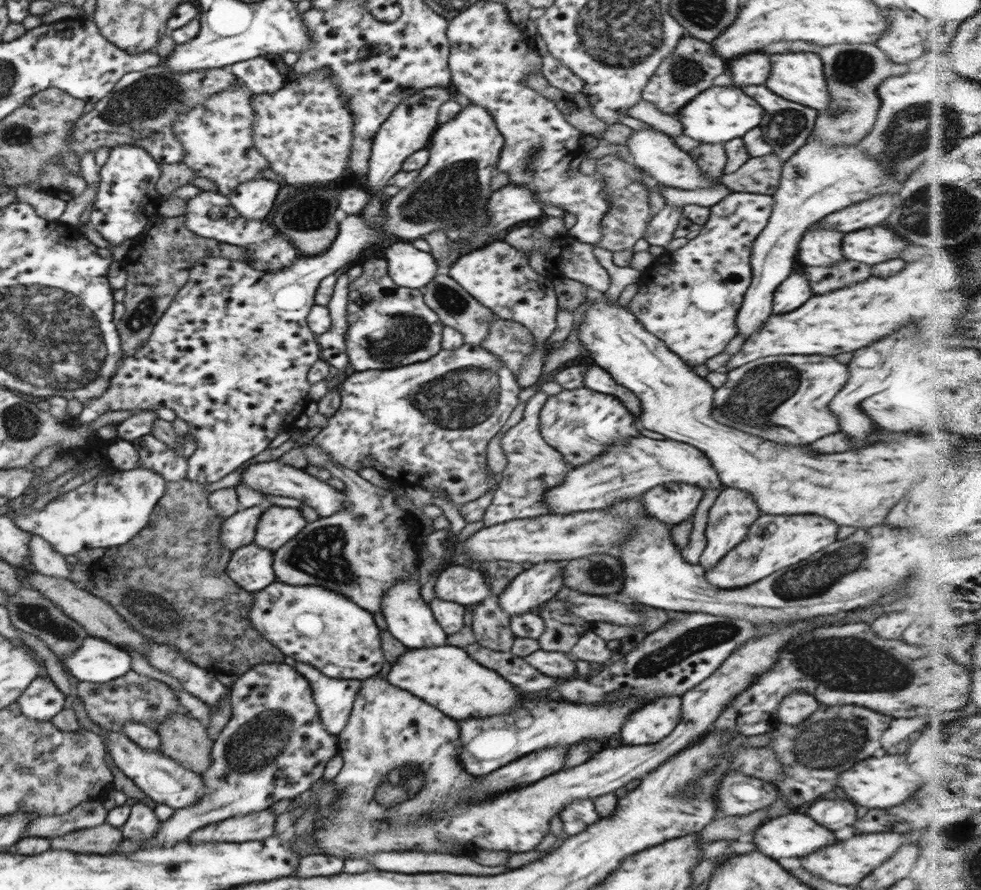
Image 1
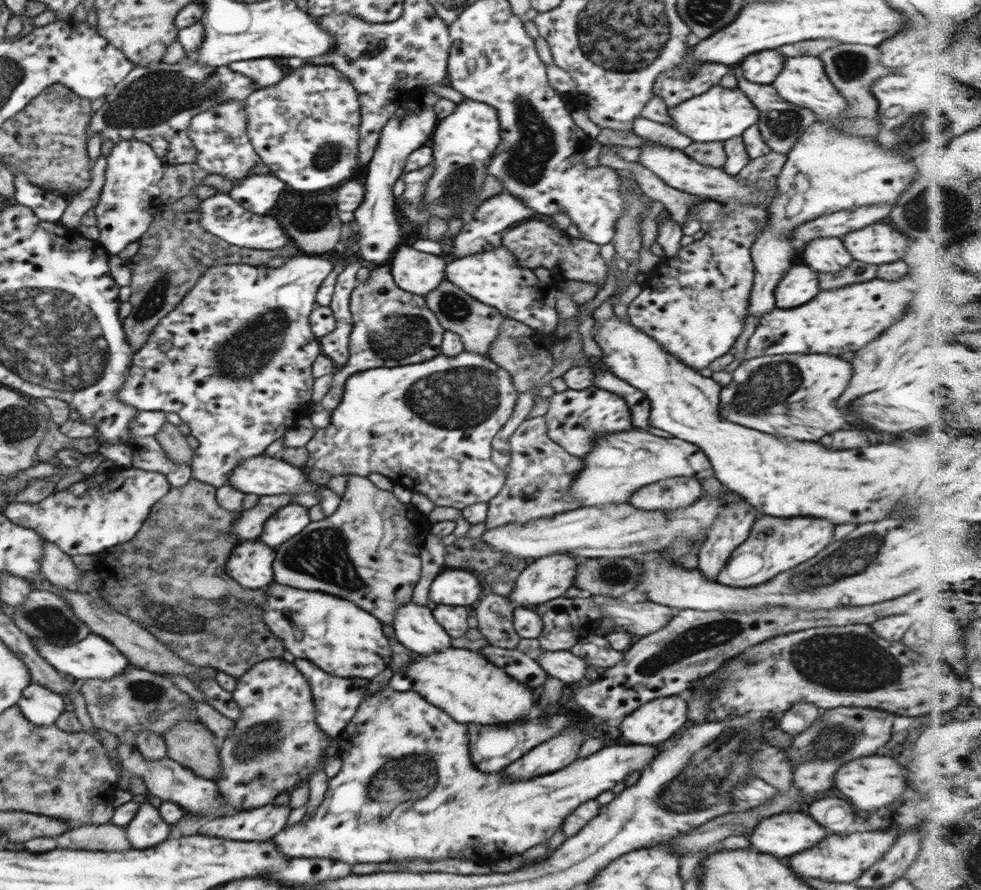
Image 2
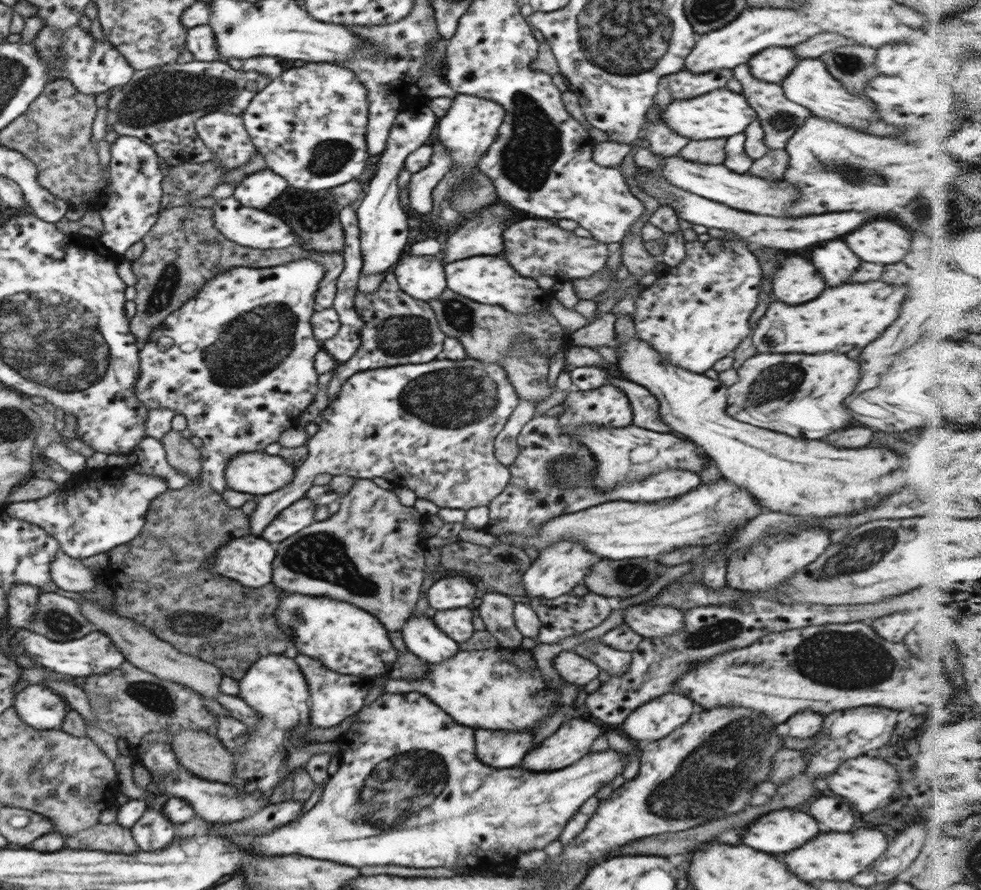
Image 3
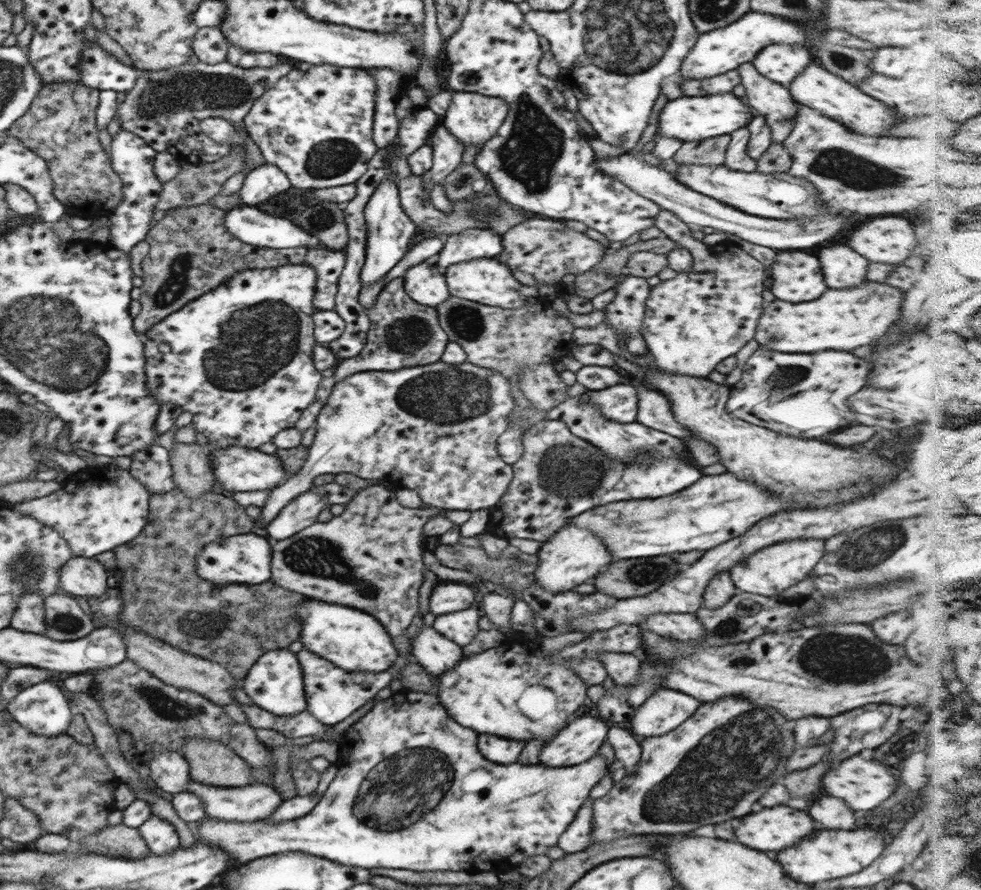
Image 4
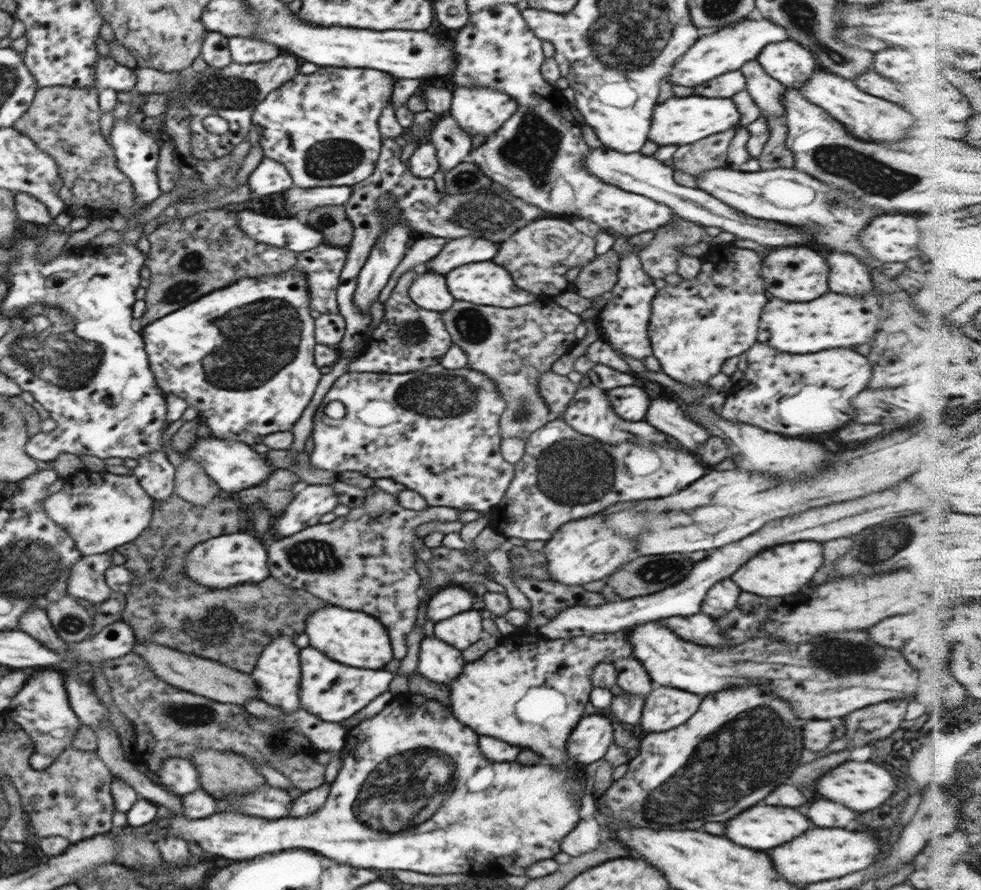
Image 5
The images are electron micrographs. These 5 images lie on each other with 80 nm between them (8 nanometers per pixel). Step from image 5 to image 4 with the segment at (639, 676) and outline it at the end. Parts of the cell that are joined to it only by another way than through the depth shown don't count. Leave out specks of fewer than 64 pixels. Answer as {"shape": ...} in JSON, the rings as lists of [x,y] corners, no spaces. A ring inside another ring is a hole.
{"shape":[[[605,652],[598,659],[616,685],[634,686],[637,683],[641,660],[636,653]]]}

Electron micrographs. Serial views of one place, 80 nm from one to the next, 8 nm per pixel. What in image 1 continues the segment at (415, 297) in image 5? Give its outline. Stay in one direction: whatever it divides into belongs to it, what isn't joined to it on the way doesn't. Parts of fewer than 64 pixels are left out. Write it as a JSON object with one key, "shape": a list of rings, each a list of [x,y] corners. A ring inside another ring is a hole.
{"shape":[[[395,240],[382,252],[389,277],[398,285],[421,289],[436,276],[436,260],[429,252],[417,249],[412,242]]]}

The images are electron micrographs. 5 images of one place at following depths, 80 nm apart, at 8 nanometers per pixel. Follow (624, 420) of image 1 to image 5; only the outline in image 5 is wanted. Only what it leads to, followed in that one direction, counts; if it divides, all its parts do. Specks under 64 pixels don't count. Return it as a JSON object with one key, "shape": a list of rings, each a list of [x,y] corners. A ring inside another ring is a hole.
{"shape":[[[637,385],[614,387],[607,390],[608,400],[614,412],[626,421],[642,421],[645,418],[650,397]]]}

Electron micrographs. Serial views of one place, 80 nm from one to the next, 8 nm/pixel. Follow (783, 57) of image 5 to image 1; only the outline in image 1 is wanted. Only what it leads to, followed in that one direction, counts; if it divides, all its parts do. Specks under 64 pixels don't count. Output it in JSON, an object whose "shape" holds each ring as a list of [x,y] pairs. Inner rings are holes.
{"shape":[[[746,54],[746,56],[740,56],[740,58],[732,58],[728,62],[732,86],[764,84],[768,74],[770,74],[770,66],[768,54]]]}

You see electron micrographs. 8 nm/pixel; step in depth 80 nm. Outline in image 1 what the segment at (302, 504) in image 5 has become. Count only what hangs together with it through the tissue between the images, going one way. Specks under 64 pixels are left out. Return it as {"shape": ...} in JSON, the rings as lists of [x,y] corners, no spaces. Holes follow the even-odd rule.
{"shape":[[[272,505],[260,515],[252,543],[264,549],[278,550],[307,524],[298,508]]]}

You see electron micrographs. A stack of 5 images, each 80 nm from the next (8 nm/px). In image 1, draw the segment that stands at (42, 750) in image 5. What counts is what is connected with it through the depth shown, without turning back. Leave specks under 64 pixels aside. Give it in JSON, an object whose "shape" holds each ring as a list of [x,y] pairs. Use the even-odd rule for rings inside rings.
{"shape":[[[36,677],[18,697],[22,714],[35,721],[48,722],[69,705],[69,699],[50,677]]]}

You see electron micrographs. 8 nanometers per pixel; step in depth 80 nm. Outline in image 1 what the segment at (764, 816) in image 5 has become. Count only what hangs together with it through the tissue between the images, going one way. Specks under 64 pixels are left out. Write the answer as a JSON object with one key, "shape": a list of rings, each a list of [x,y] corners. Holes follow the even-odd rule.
{"shape":[[[788,814],[758,828],[754,844],[758,846],[758,852],[774,860],[780,860],[782,856],[800,858],[834,844],[834,832],[818,826],[806,814]]]}

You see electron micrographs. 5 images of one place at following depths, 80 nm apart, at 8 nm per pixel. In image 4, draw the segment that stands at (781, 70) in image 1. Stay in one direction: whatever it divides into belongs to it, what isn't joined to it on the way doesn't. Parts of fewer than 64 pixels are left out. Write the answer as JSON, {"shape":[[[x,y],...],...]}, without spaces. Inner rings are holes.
{"shape":[[[819,60],[810,61],[809,65],[801,73],[798,73],[787,87],[792,101],[809,106],[822,116],[841,122],[852,132],[868,136],[885,136],[886,128],[896,124],[894,112],[888,110],[884,103],[862,94],[861,90],[854,88],[849,82],[846,82],[846,79],[832,74],[829,69],[825,69]]]}

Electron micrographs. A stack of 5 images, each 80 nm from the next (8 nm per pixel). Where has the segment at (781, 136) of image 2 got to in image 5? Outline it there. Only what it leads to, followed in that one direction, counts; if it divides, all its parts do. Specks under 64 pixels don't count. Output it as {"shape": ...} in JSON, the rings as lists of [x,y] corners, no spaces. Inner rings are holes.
{"shape":[[[756,59],[745,62],[739,71],[744,75],[746,92],[749,92],[759,109],[767,112],[769,116],[780,116],[781,120],[786,123],[782,97],[788,87],[766,74]]]}

